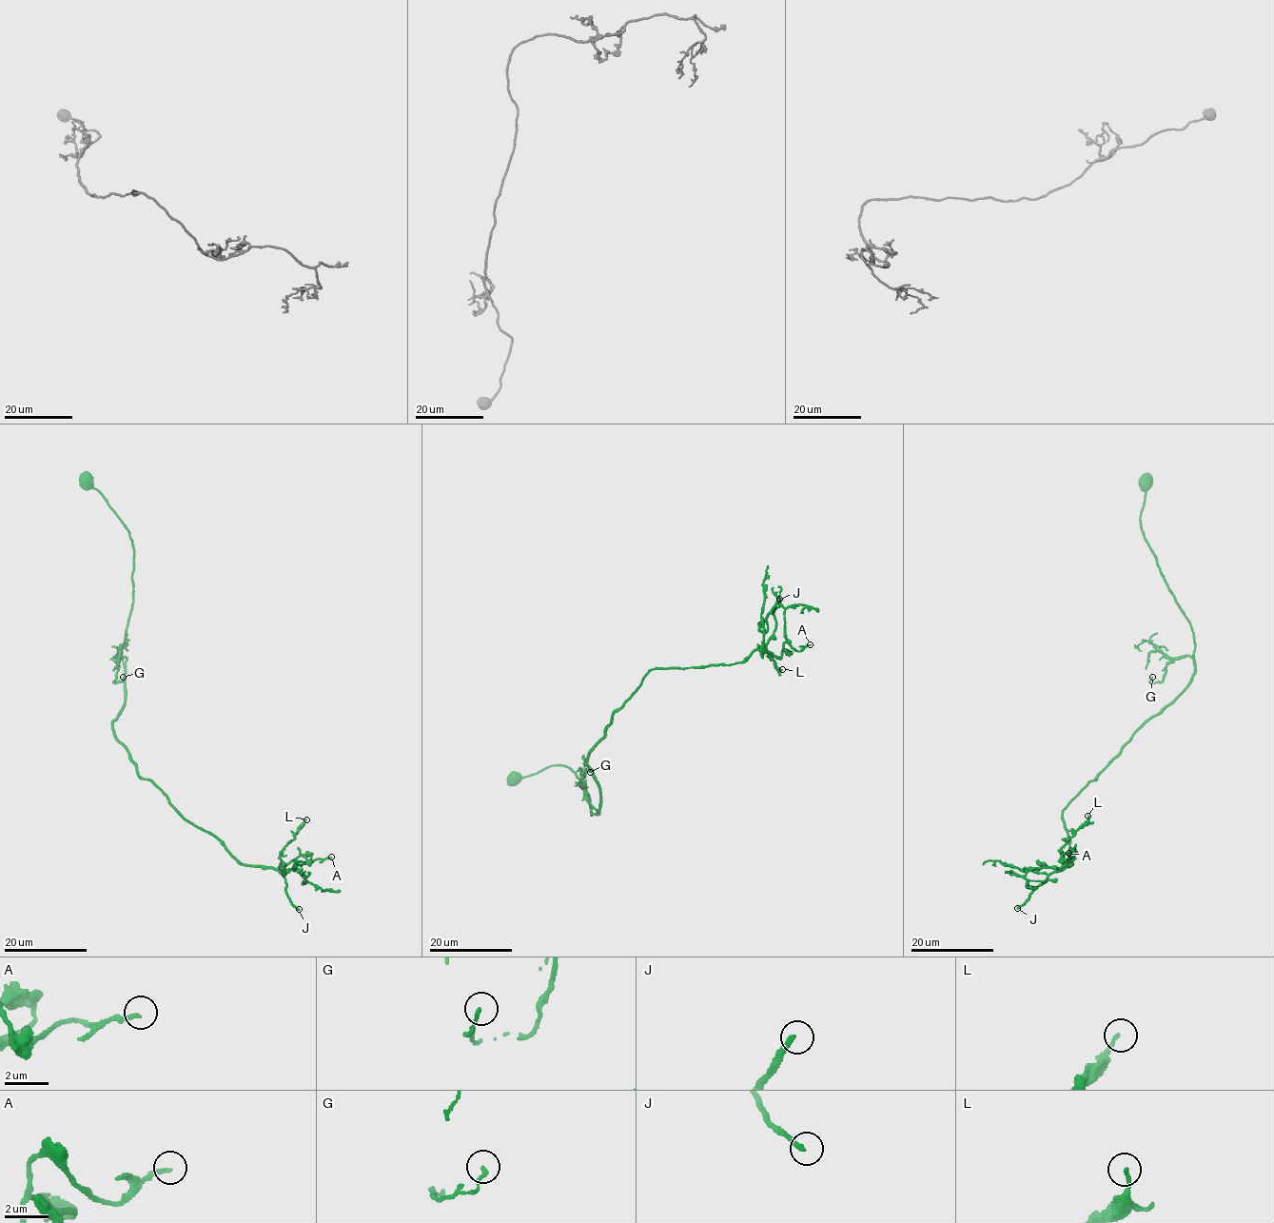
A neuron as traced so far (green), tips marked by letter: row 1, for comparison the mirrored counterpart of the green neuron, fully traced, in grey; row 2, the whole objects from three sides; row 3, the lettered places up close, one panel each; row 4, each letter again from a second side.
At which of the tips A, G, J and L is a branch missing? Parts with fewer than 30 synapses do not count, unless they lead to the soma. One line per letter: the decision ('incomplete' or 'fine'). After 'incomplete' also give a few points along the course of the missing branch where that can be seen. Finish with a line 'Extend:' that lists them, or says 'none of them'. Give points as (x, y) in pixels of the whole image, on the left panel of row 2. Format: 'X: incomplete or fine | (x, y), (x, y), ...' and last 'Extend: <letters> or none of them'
A: fine
G: fine
J: incomplete
L: fine
Extend: J

